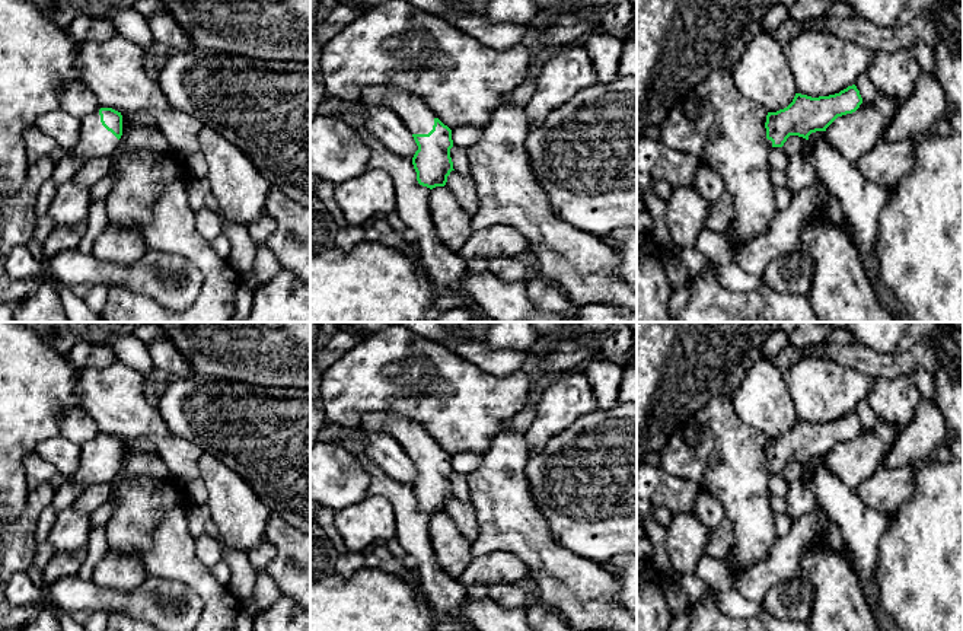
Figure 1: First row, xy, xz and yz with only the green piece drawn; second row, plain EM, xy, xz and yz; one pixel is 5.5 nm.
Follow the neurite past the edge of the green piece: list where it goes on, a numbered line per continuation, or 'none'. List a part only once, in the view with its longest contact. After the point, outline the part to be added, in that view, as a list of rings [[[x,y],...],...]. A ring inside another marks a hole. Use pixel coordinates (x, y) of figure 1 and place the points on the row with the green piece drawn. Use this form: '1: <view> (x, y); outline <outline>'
1: xz (415, 115); outline [[[372,86],[361,92],[364,105],[392,109],[412,134],[428,134],[434,125],[434,114],[418,98],[389,86]]]

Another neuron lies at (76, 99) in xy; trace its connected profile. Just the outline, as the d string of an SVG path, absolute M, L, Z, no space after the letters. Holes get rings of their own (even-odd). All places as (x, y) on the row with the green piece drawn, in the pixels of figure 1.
M82 82L63 86L58 101L60 109L80 119L102 108L98 103L95 93Z

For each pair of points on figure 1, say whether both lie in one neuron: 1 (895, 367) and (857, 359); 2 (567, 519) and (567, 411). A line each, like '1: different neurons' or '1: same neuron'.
1: same neuron
2: different neurons

